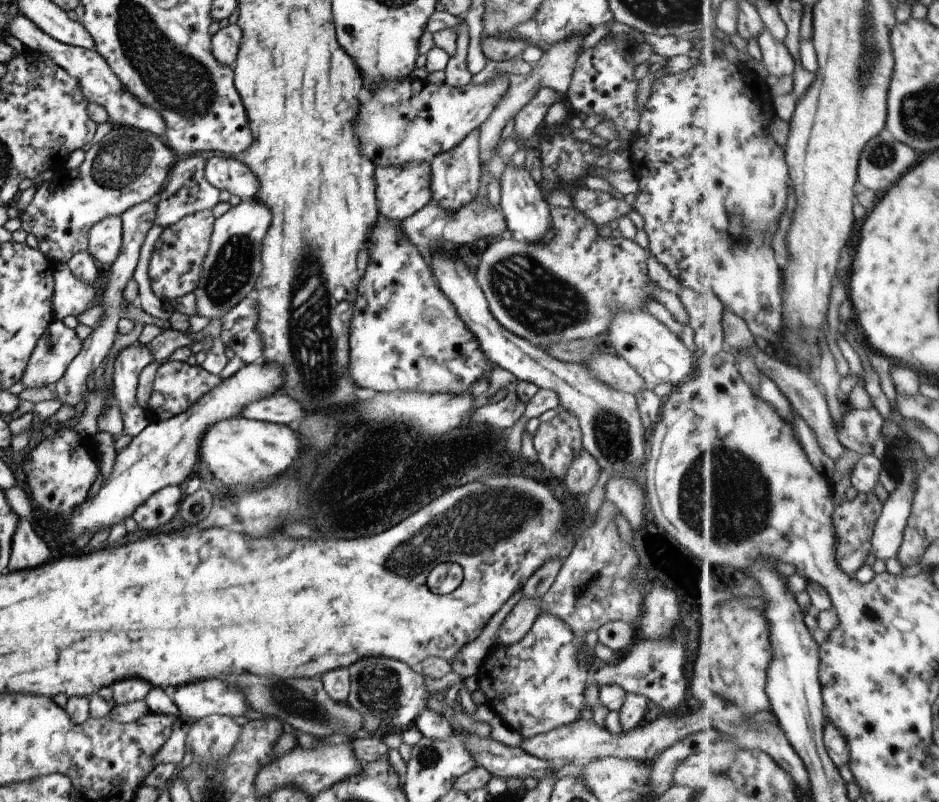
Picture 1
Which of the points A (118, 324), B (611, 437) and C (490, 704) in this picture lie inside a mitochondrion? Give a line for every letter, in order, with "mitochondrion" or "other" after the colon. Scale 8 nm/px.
A: other
B: mitochondrion
C: other

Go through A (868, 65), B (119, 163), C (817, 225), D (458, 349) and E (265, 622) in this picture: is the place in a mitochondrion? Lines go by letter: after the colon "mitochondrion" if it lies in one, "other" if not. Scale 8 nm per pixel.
A: mitochondrion
B: mitochondrion
C: other
D: other
E: other

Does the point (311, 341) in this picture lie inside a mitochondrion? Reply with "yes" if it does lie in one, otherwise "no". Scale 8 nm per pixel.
yes

